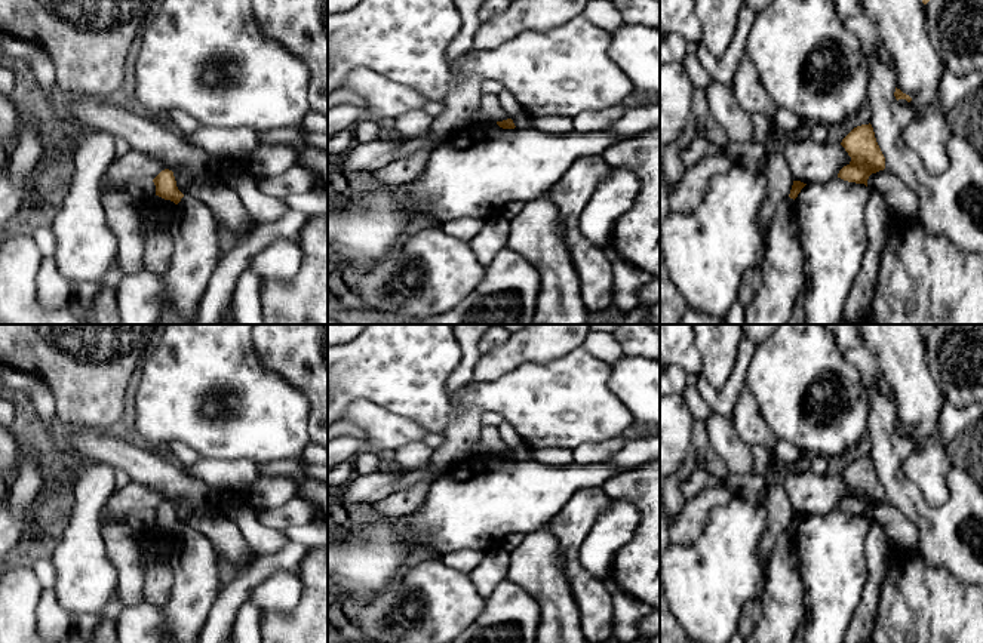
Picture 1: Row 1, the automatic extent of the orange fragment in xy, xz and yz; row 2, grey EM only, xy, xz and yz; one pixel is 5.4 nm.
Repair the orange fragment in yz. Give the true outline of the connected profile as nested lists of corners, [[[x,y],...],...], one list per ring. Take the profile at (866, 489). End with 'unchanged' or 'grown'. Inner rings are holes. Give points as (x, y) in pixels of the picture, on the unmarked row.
[[[870,455],[854,459],[841,477],[851,493],[839,502],[838,510],[867,519],[869,508],[885,501],[885,489]]]; unchanged

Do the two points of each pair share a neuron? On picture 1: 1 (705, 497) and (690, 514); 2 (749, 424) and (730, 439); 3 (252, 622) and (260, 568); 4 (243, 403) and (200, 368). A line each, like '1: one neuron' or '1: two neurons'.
1: one neuron
2: two neurons
3: two neurons
4: one neuron

